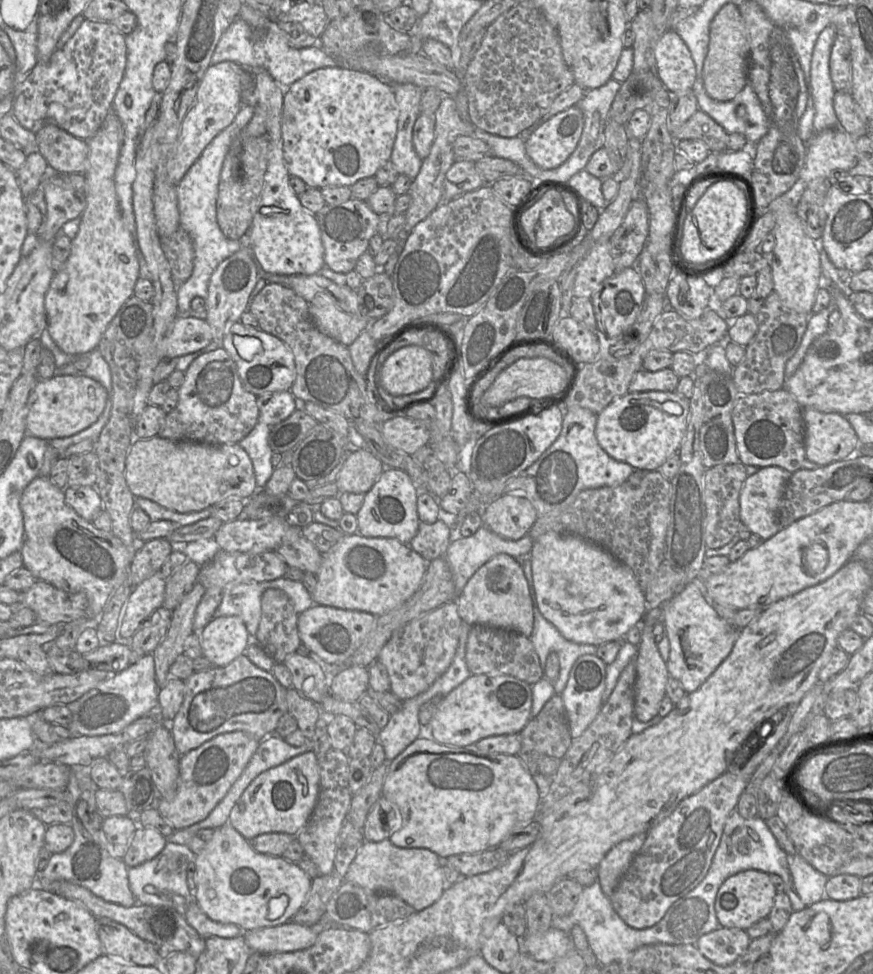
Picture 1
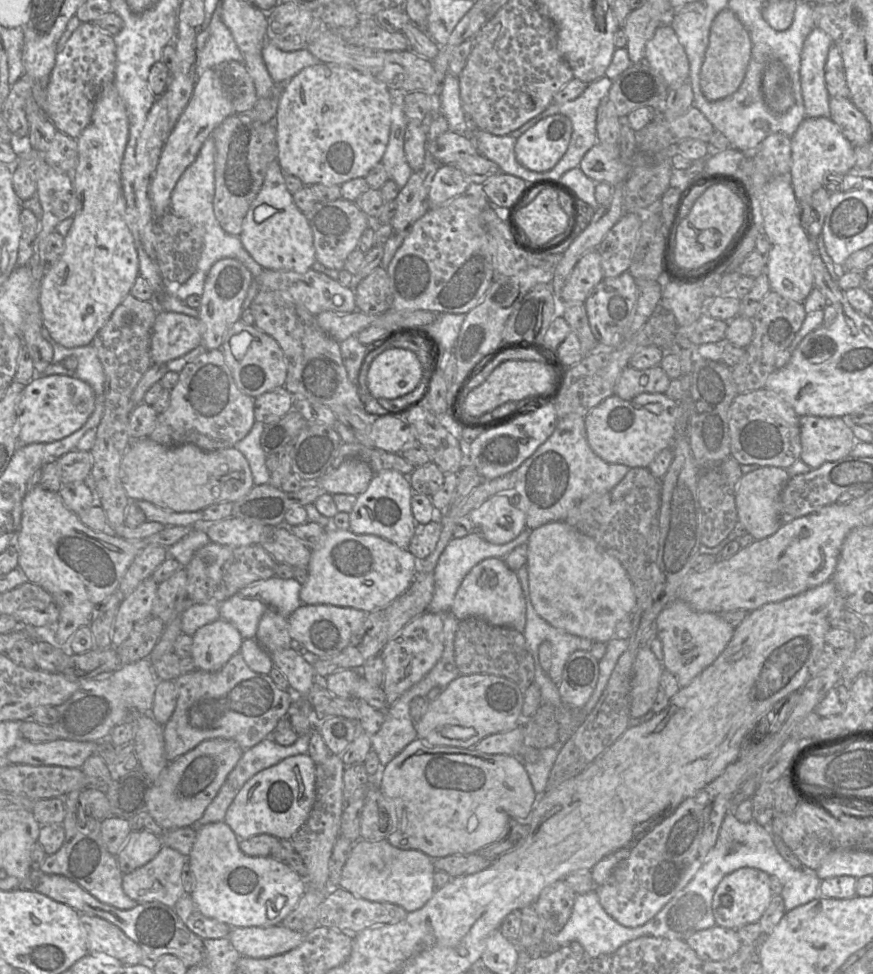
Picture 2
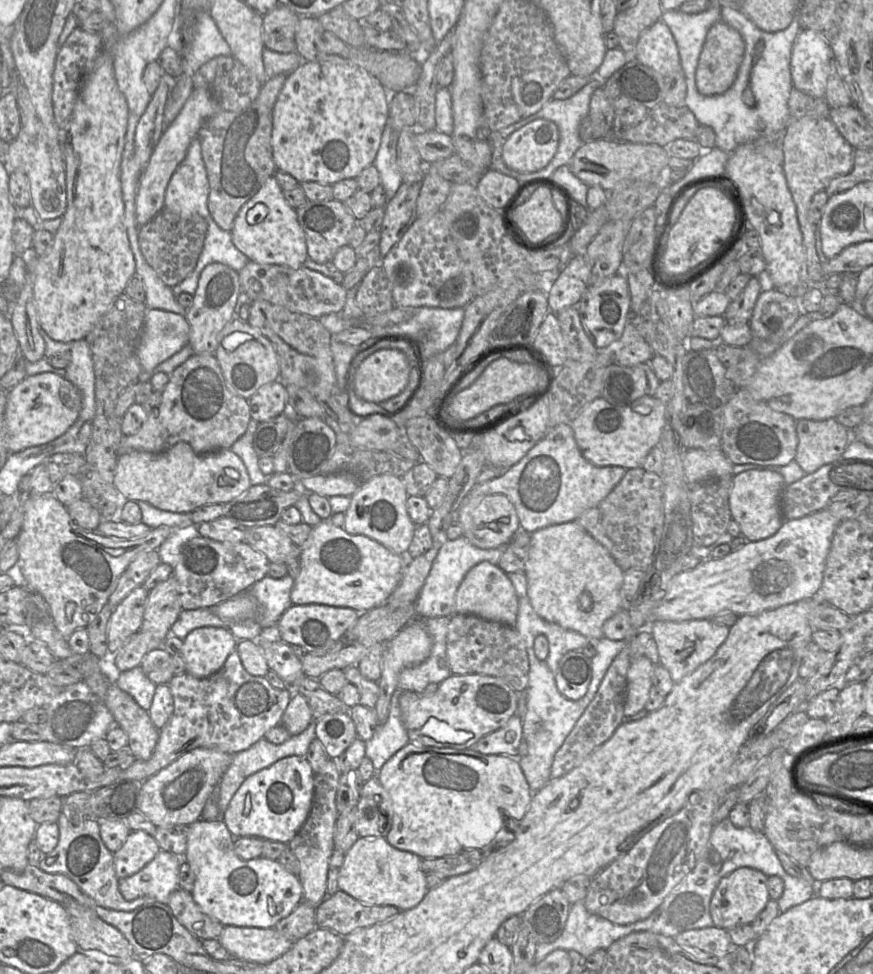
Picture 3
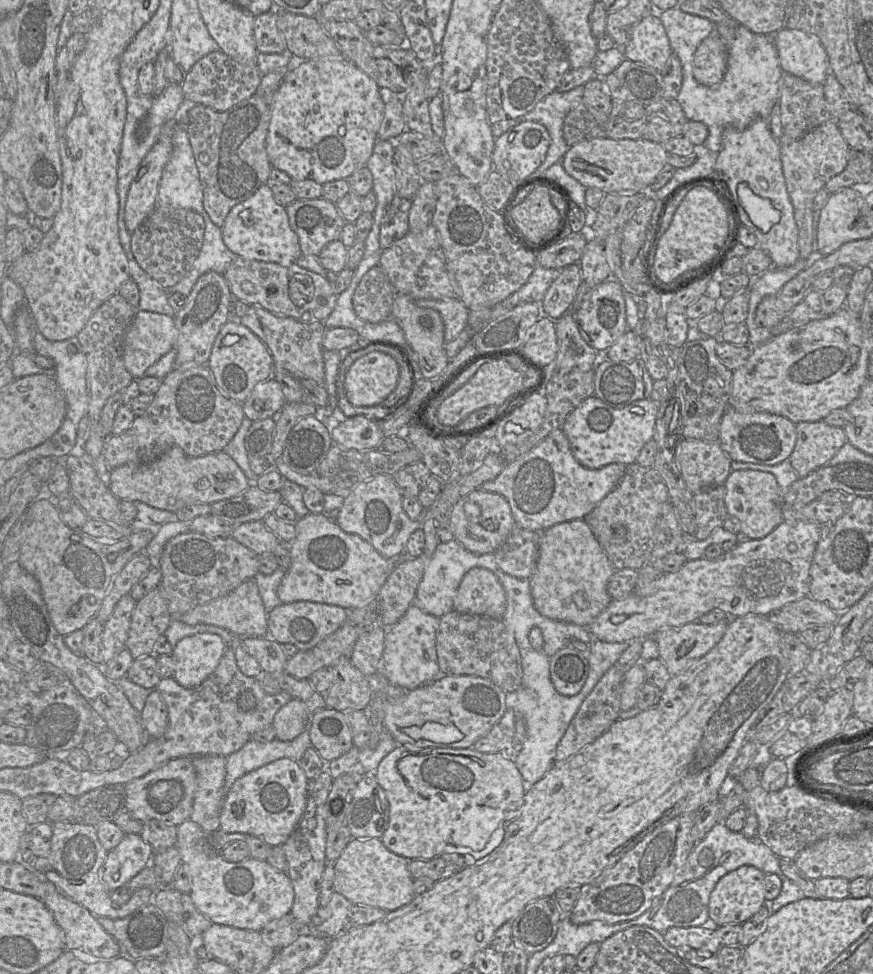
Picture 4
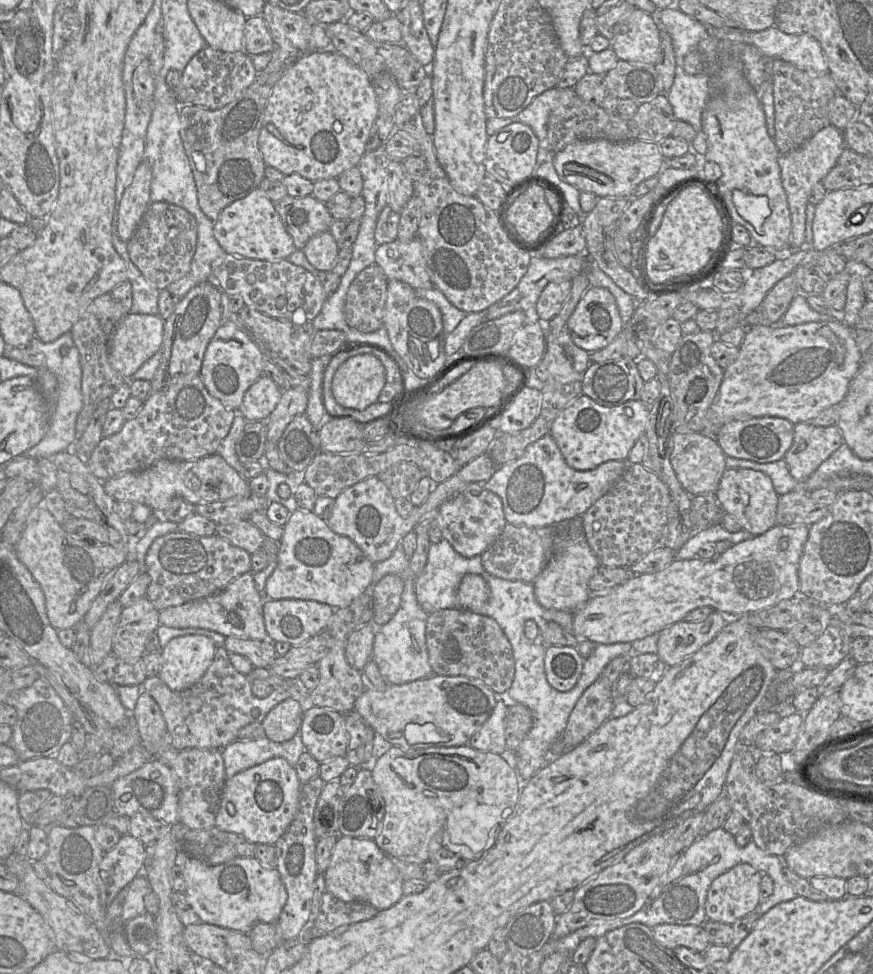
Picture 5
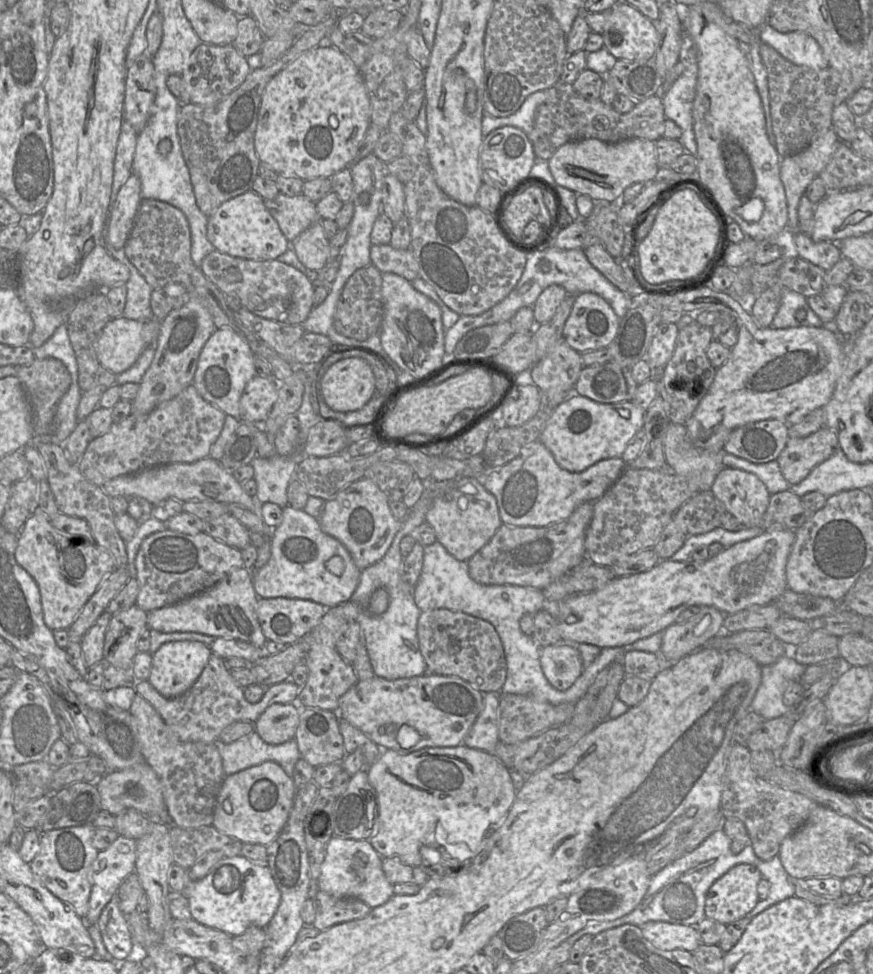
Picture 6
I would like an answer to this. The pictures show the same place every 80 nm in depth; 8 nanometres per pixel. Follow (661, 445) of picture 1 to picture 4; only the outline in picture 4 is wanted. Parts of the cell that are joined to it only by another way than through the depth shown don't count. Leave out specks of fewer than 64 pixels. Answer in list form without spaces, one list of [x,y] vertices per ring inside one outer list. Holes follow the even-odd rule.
[[[595,396],[585,399],[565,420],[561,429],[568,438],[575,459],[584,467],[598,469],[611,463],[636,463],[643,446],[653,439],[655,422],[661,402],[637,400],[622,408],[613,408]]]

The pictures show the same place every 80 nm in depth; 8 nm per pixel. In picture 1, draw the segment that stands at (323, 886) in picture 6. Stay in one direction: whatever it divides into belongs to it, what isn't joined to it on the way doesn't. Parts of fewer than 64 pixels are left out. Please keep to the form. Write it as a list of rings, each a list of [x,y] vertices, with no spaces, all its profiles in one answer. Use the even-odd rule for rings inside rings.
[[[389,839],[364,842],[350,864],[344,880],[373,892],[393,894],[419,912],[435,903],[446,889],[443,860],[424,848],[400,848]]]

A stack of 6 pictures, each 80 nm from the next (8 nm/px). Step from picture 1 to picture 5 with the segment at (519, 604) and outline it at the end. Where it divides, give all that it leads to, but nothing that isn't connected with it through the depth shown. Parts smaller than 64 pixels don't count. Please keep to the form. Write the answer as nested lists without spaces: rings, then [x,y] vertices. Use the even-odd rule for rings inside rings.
[[[469,573],[462,578],[460,586],[458,588],[457,608],[450,609],[462,609],[480,614],[480,612],[483,612],[484,607],[488,604],[489,597],[490,588],[484,578],[478,574]]]

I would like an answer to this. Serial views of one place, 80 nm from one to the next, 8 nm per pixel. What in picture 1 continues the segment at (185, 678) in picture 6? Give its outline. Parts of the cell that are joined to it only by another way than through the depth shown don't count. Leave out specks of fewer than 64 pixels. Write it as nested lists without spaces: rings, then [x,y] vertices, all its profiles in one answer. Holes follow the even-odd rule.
[[[222,616],[211,620],[202,630],[200,646],[203,656],[213,667],[222,667],[243,655],[247,645],[255,639],[250,639],[249,632],[241,618],[237,616]]]

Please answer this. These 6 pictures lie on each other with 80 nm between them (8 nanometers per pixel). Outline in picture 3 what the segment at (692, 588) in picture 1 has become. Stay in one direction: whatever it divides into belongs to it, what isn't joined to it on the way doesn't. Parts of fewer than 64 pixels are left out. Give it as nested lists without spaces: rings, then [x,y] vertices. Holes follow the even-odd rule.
[[[711,619],[682,622],[654,621],[648,628],[658,647],[660,664],[668,670],[674,683],[681,681],[708,661],[726,640],[730,629],[728,626],[717,624]]]

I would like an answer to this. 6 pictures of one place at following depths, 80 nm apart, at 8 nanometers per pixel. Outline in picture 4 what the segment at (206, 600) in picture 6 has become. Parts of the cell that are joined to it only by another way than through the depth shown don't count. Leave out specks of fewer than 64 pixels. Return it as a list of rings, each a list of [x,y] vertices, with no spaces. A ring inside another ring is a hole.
[[[255,578],[242,582],[231,592],[206,604],[199,605],[181,615],[172,615],[188,625],[207,624],[224,628],[239,637],[261,637],[268,630],[267,613],[264,609]]]

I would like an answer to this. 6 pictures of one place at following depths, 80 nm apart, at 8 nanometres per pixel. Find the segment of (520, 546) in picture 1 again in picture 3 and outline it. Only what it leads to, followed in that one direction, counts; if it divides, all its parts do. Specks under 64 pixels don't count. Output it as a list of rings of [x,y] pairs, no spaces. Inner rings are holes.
[[[460,536],[447,540],[440,547],[430,572],[415,601],[415,610],[419,618],[450,617],[455,614],[457,590],[468,571],[482,561],[498,565],[504,547],[481,549],[474,546],[466,537]]]

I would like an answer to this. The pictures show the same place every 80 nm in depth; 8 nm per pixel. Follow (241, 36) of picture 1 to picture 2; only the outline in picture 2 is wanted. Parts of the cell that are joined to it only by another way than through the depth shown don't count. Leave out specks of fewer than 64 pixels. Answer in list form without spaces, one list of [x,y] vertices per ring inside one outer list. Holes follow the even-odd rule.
[[[215,11],[210,24],[210,36],[200,55],[198,76],[209,68],[215,68],[232,60],[244,63],[231,31],[223,23],[220,12]],[[268,41],[263,45],[262,56],[276,85],[284,85],[303,68],[322,62],[306,48],[287,52]]]

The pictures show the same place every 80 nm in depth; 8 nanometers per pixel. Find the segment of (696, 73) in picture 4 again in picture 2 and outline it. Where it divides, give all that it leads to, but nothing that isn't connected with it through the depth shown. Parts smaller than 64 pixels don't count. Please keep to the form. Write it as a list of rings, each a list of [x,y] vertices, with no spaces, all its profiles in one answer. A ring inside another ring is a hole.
[[[723,9],[711,24],[709,43],[699,74],[701,91],[708,100],[721,100],[737,91],[746,74],[751,51],[752,42],[745,26],[733,11]]]

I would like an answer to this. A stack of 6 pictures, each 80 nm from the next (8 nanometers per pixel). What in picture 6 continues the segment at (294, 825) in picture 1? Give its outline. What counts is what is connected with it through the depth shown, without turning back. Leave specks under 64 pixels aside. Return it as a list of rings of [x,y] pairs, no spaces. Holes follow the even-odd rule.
[[[272,761],[226,776],[218,794],[212,825],[242,843],[267,846],[284,827],[297,789],[292,777]]]

